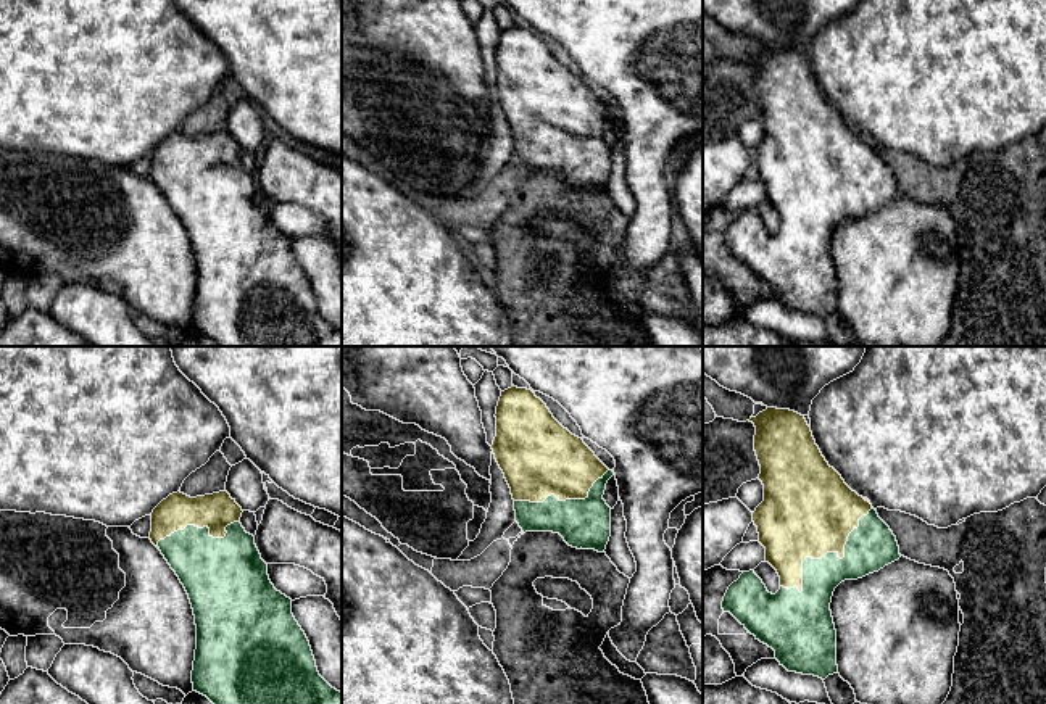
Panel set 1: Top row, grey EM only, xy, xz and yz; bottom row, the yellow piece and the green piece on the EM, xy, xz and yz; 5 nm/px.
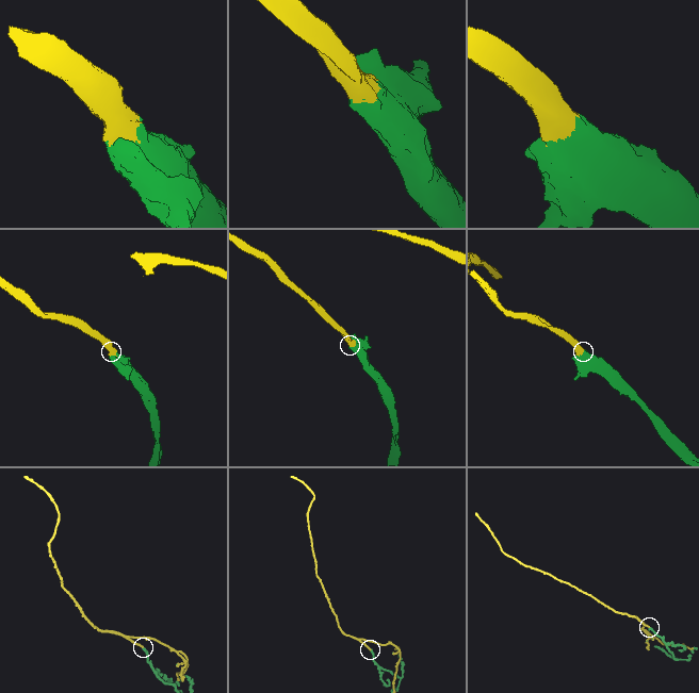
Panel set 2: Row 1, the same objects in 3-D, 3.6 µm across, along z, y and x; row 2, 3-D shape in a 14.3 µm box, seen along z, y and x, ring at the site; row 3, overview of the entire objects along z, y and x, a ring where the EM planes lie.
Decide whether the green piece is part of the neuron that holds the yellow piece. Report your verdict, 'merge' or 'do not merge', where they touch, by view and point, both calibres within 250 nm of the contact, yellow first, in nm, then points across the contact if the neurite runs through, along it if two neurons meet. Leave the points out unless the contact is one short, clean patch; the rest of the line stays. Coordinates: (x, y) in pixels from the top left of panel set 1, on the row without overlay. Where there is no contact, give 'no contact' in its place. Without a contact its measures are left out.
merge; meets yellow in yz at (824, 194); 460 nm thick on the yellow side, 240 nm on the other

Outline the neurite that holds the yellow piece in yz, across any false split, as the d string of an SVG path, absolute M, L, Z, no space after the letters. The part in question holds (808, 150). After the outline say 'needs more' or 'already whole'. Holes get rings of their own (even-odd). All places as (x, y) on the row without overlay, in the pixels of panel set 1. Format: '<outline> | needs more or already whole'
M767 47L749 61L756 66L754 90L761 105L759 119L764 124L764 140L753 151L759 182L766 187L769 201L780 216L780 229L772 234L754 209L743 211L733 221L722 240L724 251L730 251L751 274L775 290L775 298L788 311L814 314L825 319L838 313L836 269L830 250L835 227L845 219L857 219L878 211L901 197L896 176L878 156L869 140L853 130L841 114L822 95L804 55Z | needs more

